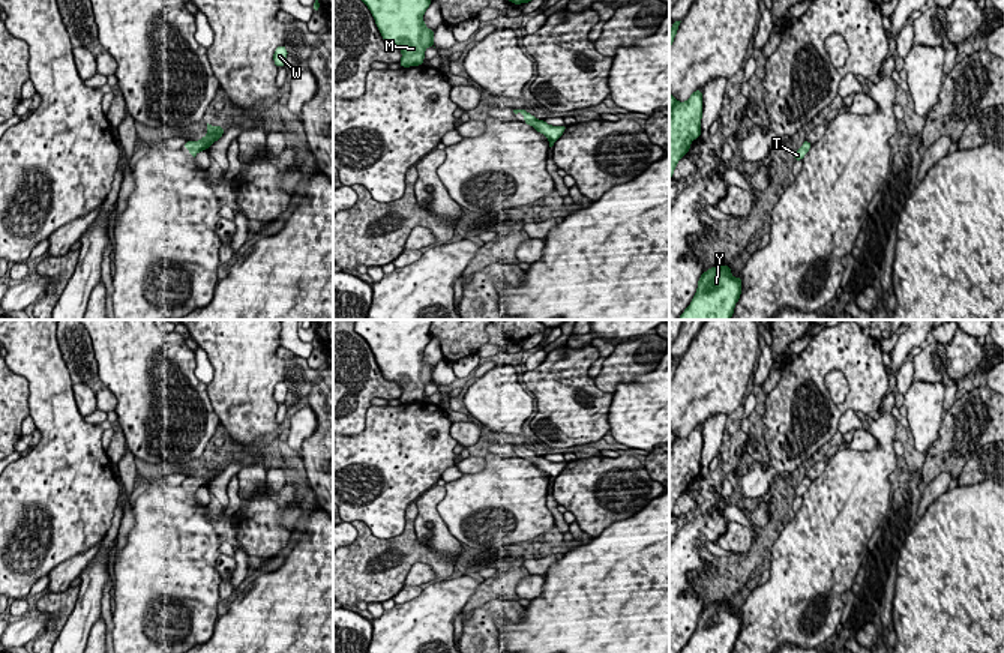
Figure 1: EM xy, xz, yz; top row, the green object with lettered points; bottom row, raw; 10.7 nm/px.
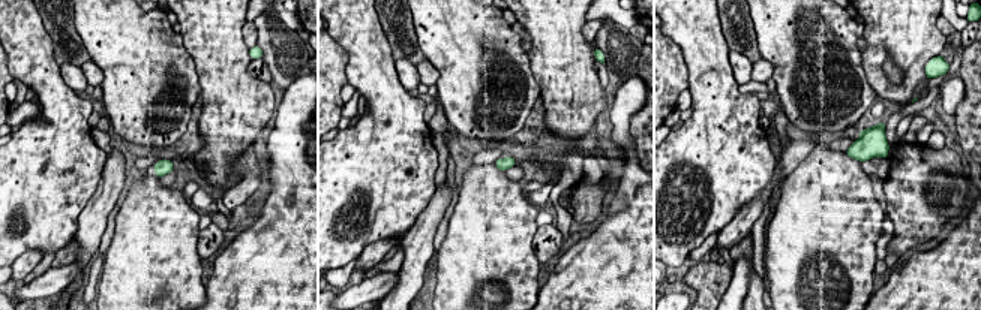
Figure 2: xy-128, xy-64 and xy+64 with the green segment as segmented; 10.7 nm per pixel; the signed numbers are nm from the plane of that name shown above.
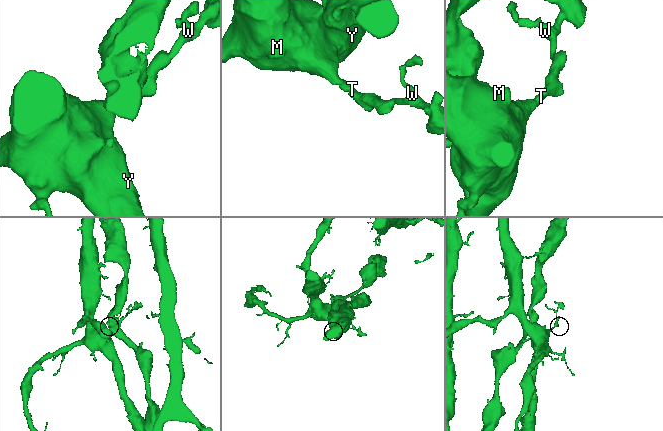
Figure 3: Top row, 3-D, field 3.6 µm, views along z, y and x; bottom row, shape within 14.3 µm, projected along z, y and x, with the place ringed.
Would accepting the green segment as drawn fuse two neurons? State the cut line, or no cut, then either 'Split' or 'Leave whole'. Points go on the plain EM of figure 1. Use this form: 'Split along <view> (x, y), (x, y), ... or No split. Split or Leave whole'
No split. Leave whole

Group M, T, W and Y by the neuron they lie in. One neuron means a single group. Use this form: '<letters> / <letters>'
M T W Y

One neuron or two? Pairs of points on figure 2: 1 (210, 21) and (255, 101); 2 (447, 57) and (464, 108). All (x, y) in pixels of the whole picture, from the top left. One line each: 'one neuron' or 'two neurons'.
1: one neuron
2: one neuron

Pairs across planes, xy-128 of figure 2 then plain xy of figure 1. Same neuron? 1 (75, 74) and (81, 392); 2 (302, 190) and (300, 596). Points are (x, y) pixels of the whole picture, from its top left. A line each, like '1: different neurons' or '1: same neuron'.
1: same neuron
2: same neuron

